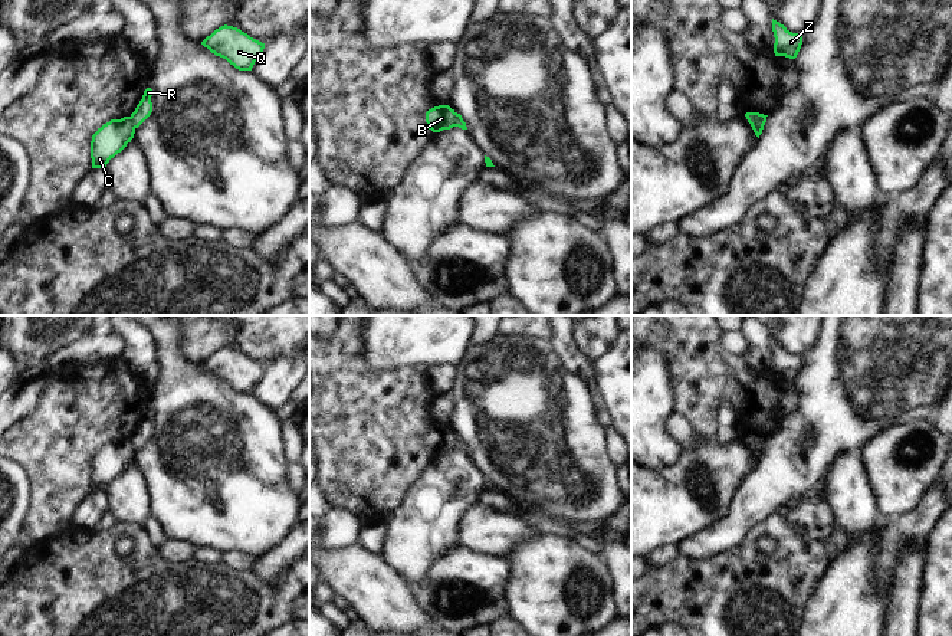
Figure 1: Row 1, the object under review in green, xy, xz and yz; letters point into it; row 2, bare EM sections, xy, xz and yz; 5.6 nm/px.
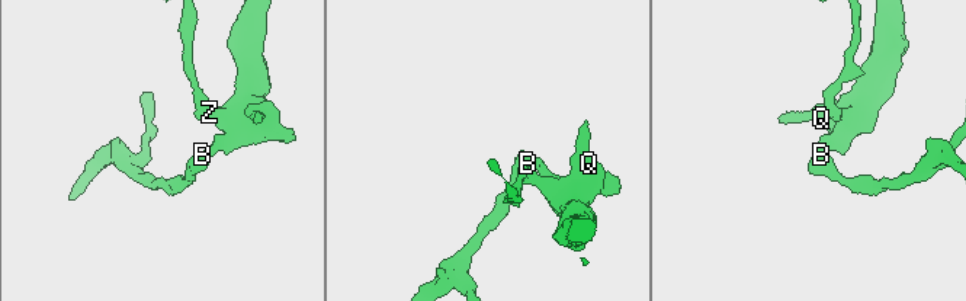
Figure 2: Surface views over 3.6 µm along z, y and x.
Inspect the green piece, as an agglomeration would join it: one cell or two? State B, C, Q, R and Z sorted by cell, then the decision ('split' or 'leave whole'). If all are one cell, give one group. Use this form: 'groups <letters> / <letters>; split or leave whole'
groups B C / Q R Z; split

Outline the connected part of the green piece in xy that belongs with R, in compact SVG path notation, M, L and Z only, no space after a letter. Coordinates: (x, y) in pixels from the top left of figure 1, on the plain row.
M151 410L144 413L142 422L137 427L135 433L131 436L131 442L135 450L138 450L152 435L151 419L154 417Z

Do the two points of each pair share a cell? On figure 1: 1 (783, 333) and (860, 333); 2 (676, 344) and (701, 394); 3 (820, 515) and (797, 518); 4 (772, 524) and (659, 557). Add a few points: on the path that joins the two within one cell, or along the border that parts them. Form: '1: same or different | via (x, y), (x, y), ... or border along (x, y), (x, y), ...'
1: different | border along (821, 330), (814, 346), (803, 357)
2: same | via (689, 357), (701, 369), (701, 382)
3: same | via (814, 518), (803, 518)
4: different | border along (680, 556), (652, 569)

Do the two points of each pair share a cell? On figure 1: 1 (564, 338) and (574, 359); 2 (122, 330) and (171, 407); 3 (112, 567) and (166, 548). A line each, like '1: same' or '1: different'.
1: same
2: different
3: different

